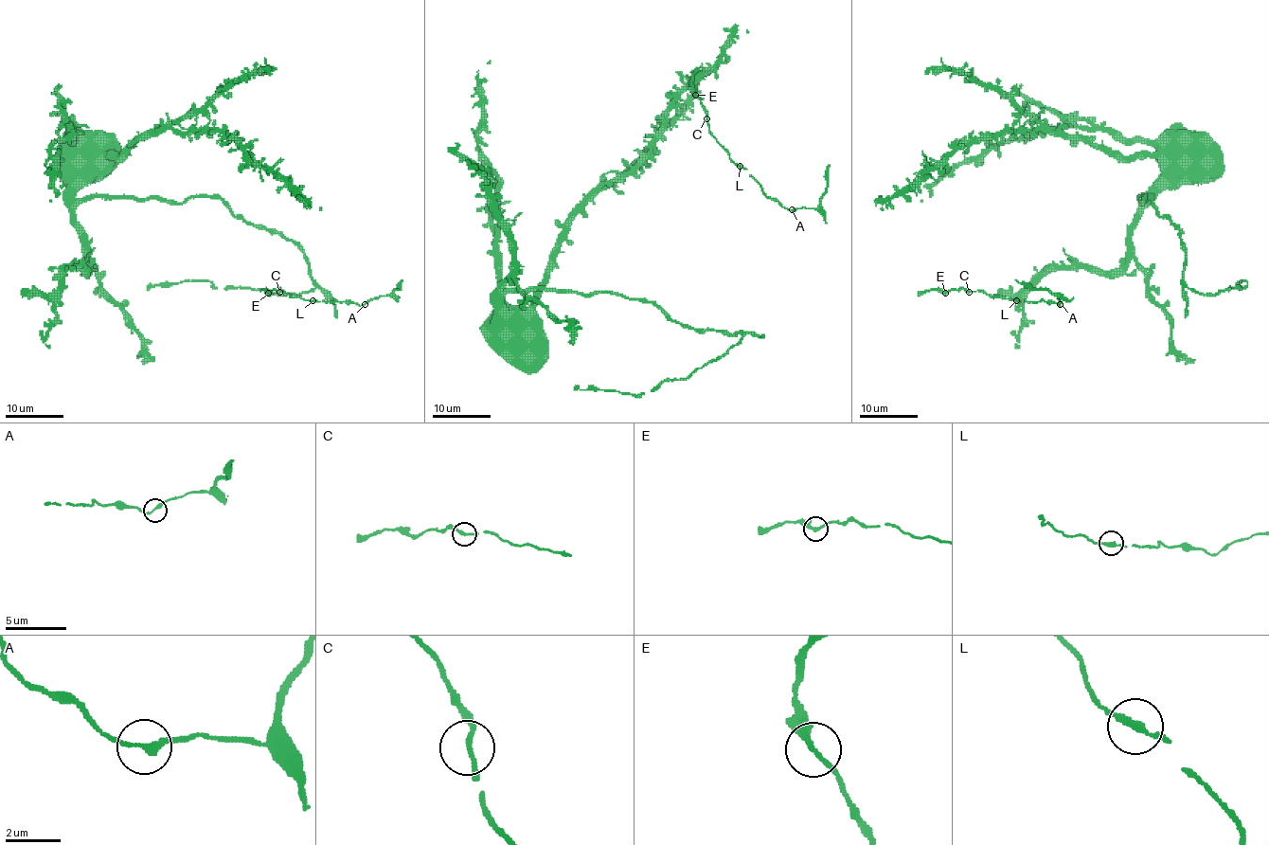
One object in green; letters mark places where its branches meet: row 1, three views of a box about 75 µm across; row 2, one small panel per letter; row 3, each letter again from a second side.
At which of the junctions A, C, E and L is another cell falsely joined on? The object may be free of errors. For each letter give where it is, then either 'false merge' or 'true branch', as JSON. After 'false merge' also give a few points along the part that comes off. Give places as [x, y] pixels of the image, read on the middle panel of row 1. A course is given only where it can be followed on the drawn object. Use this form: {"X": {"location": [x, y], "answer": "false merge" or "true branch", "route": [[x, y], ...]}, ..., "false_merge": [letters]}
{"A": {"location": [792, 209], "answer": "true branch"}, "C": {"location": [706, 118], "answer": "true branch"}, "E": {"location": [695, 95], "answer": "true branch"}, "L": {"location": [740, 166], "answer": "true branch"}, "false_merge": []}

